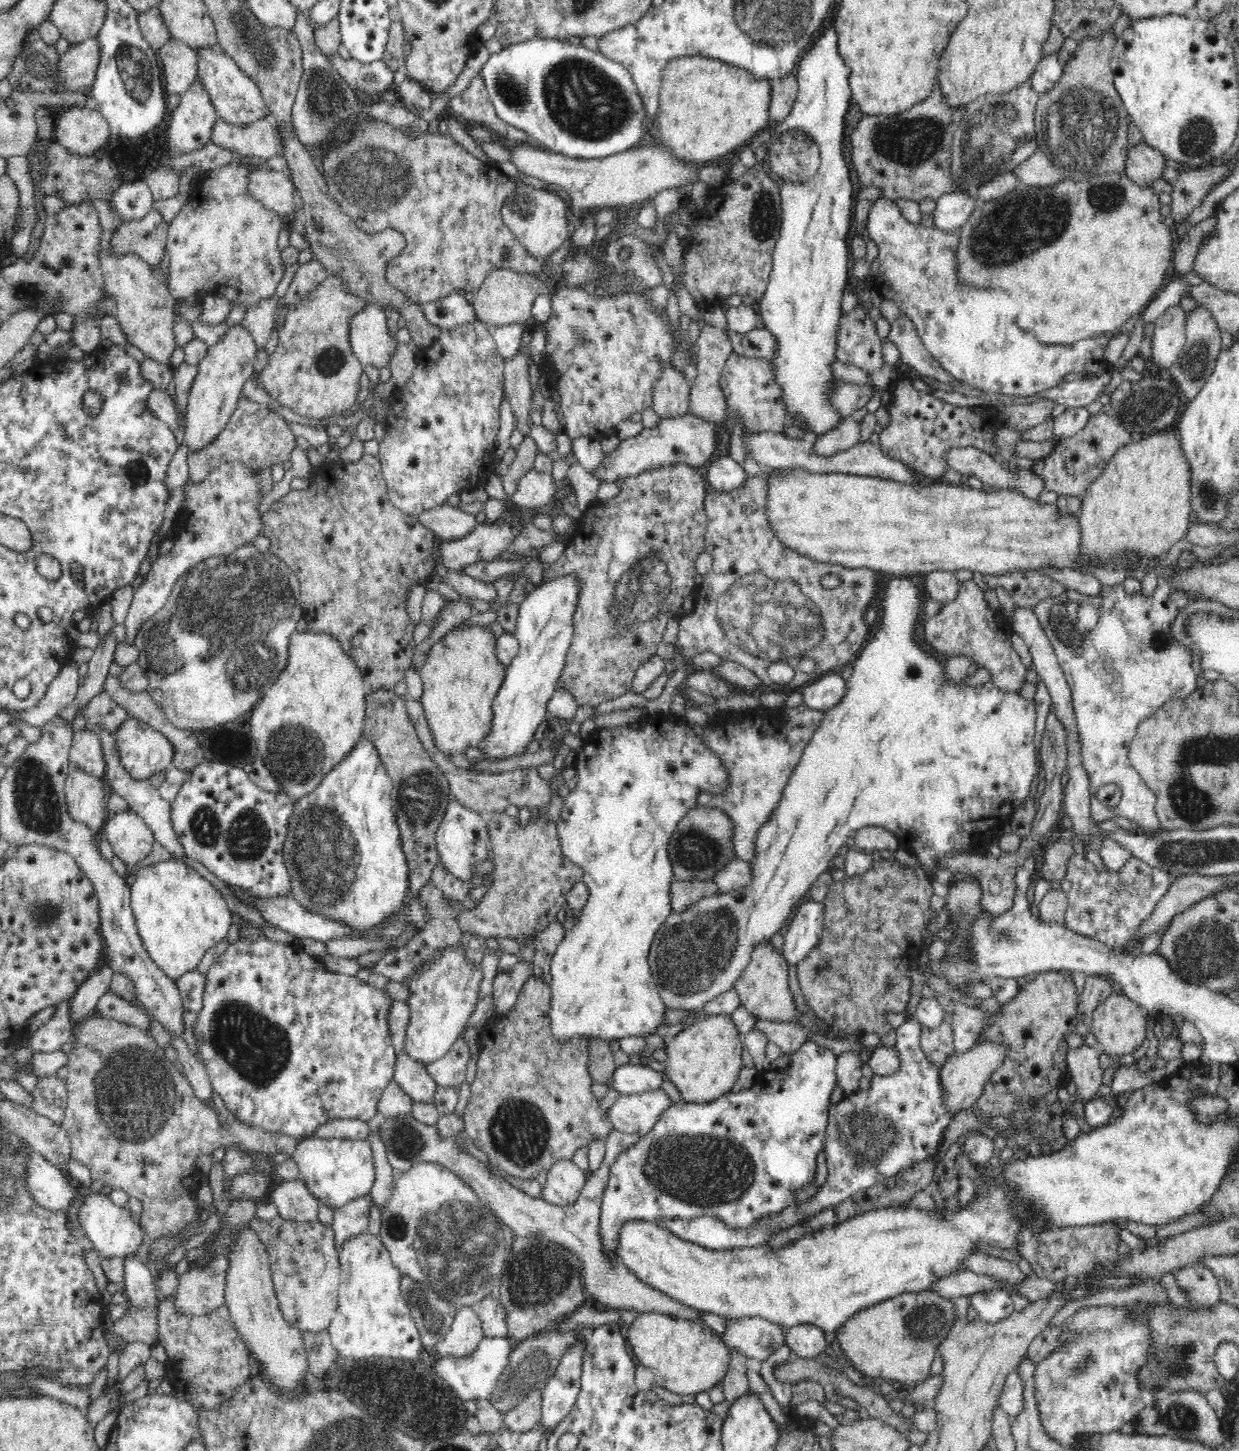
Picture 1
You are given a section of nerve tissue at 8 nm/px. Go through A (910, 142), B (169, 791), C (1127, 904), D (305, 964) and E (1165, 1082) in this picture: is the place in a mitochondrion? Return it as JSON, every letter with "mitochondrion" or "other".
{"A":"mitochondrion","B":"other","C":"other","D":"other","E":"other"}

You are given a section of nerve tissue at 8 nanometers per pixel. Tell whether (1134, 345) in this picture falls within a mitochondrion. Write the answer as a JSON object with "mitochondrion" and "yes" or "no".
{"mitochondrion":"no"}

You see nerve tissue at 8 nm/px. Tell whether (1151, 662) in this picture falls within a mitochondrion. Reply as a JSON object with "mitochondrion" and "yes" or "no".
{"mitochondrion":"yes"}

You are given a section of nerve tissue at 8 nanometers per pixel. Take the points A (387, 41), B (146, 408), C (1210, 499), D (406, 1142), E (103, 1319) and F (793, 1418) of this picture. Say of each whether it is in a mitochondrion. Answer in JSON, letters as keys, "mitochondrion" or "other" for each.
{"A":"other","B":"other","C":"mitochondrion","D":"mitochondrion","E":"other","F":"other"}

